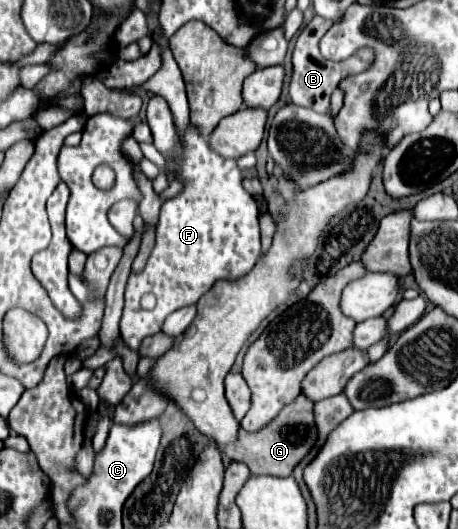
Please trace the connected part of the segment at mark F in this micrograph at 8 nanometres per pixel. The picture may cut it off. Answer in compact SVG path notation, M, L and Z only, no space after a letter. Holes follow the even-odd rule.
M153 96L147 106L147 122L153 134L153 146L163 154L167 162L173 164L173 170L169 172L169 180L179 180L183 184L183 190L163 202L159 224L157 224L157 240L151 250L151 256L141 272L131 272L125 288L125 308L121 318L121 338L123 342L133 350L139 352L141 340L147 336L153 336L161 332L165 318L183 308L191 302L197 302L217 280L235 280L243 274L247 274L259 254L261 254L261 240L259 240L259 208L253 196L243 188L243 170L237 166L237 160L225 160L213 148L209 146L209 140L201 136L199 128L193 124L187 124L185 134L181 136L175 126L175 118L167 106L167 102L161 96ZM145 294L153 294L157 298L157 304L153 310L141 308L141 298Z

